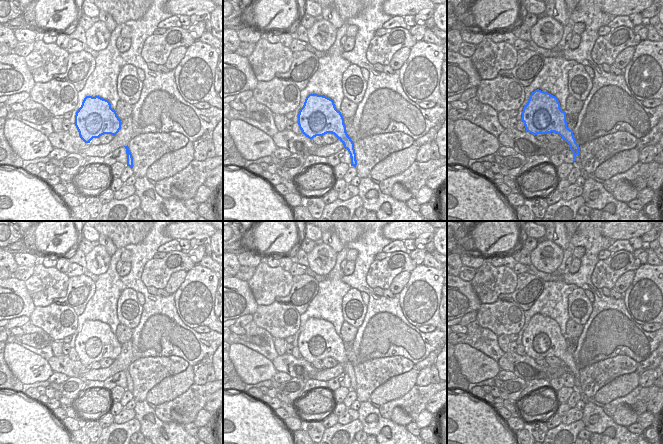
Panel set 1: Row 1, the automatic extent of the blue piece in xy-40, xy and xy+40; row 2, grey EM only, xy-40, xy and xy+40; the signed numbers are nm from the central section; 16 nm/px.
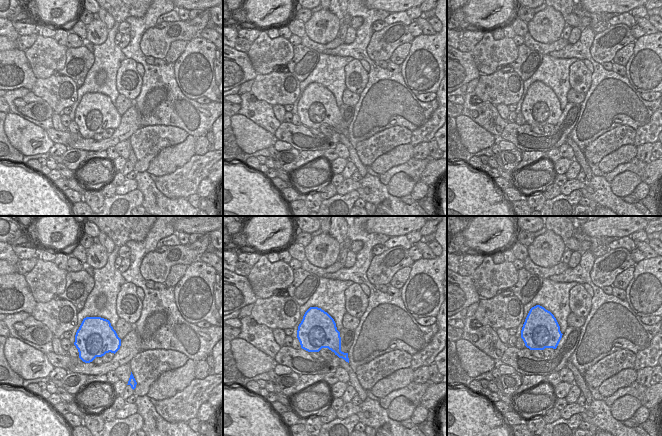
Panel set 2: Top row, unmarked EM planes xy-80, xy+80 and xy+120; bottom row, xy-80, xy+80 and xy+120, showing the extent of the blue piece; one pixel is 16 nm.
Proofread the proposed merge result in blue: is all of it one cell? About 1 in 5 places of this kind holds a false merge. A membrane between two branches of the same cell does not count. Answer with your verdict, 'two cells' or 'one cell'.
one cell

